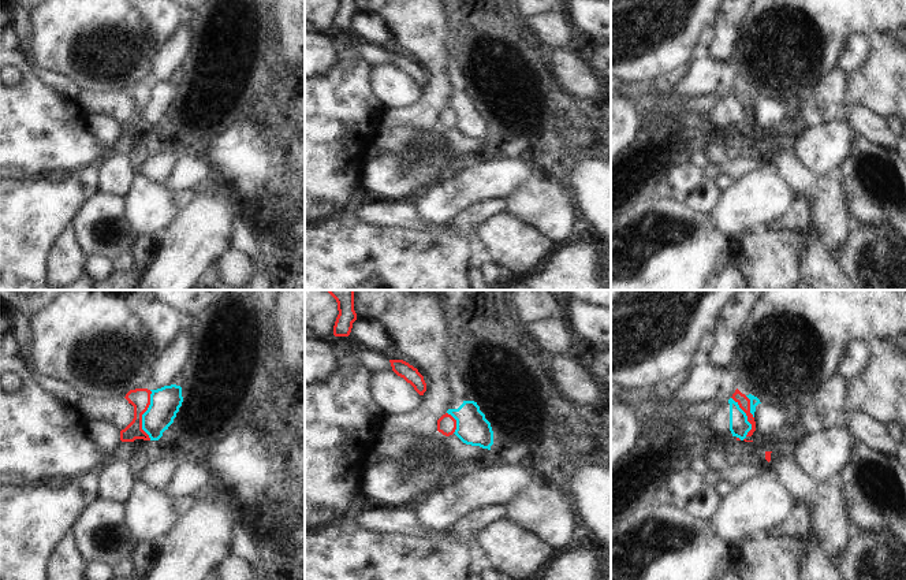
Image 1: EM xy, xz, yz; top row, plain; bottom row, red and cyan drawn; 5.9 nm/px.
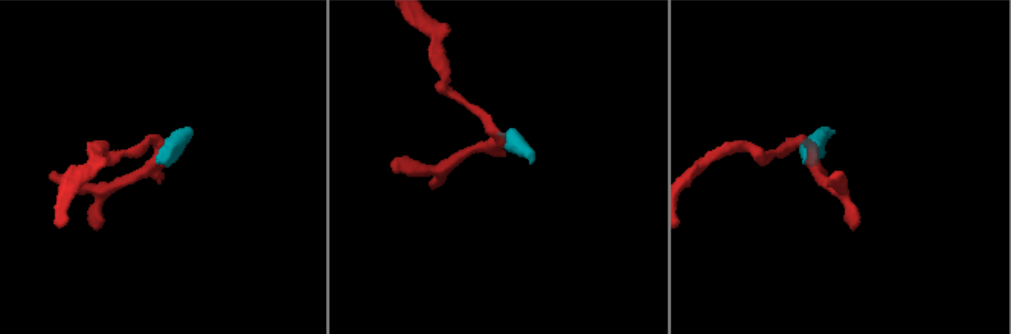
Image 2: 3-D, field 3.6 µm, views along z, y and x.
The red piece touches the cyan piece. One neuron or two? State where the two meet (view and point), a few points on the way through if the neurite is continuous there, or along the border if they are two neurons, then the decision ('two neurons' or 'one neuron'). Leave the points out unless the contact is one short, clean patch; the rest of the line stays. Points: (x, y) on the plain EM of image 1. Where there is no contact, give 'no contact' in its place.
contact xy (142, 107); border xy (150, 84), (150, 97), (142, 108), (142, 123), (149, 133); two neurons

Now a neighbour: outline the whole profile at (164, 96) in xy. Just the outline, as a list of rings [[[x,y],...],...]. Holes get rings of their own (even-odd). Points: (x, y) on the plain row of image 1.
[[[171,78],[150,85],[150,98],[142,108],[142,123],[149,129],[150,134],[159,134],[174,116],[182,100],[182,81]]]

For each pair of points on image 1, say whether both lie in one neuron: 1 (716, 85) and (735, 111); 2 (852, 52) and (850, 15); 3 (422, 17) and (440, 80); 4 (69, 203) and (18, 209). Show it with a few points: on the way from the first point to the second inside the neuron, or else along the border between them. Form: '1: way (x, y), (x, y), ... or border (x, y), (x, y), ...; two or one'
1: border (730, 90), (711, 101); two
2: border (867, 36), (853, 34), (846, 41), (836, 64); two
3: way (422, 32), (436, 64); one
4: way (56, 203), (44, 209), (30, 209); one

